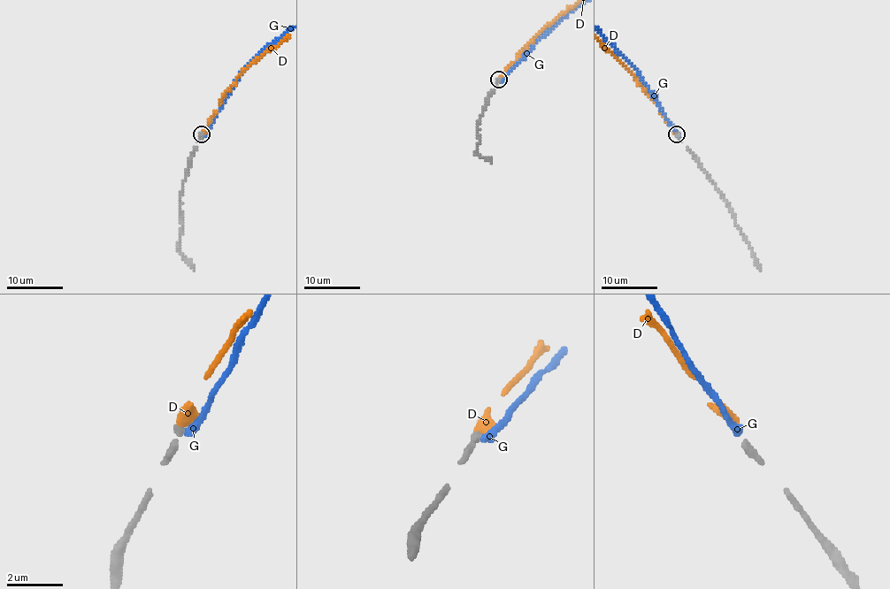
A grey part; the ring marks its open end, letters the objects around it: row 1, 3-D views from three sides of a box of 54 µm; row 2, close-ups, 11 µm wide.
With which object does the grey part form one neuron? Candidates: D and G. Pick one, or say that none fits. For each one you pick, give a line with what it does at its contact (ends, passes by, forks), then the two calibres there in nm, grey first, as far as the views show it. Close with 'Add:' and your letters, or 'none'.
D: it ends | 220/400 nm
Add: D

